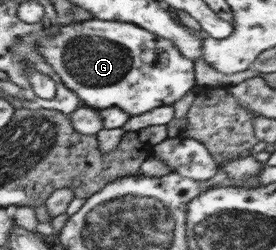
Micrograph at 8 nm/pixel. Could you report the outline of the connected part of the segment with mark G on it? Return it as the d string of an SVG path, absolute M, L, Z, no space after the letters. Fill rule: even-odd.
M92 18L70 25L62 25L56 33L41 39L37 43L38 53L52 66L62 83L78 94L82 105L101 111L110 107L119 107L128 115L142 115L158 106L168 106L184 97L196 84L194 62L181 55L173 41L146 31L142 26L123 21L100 21ZM144 51L154 51L156 61L144 63Z

